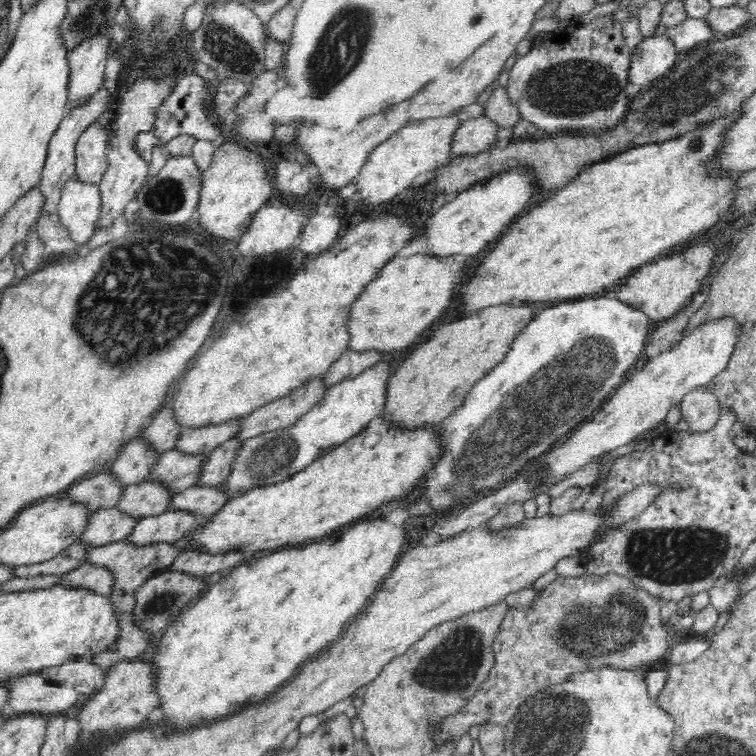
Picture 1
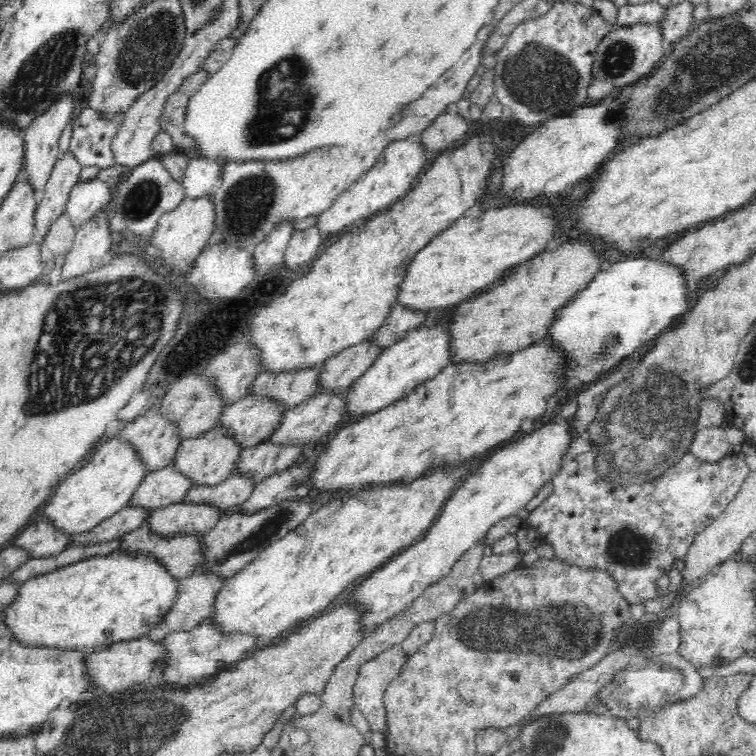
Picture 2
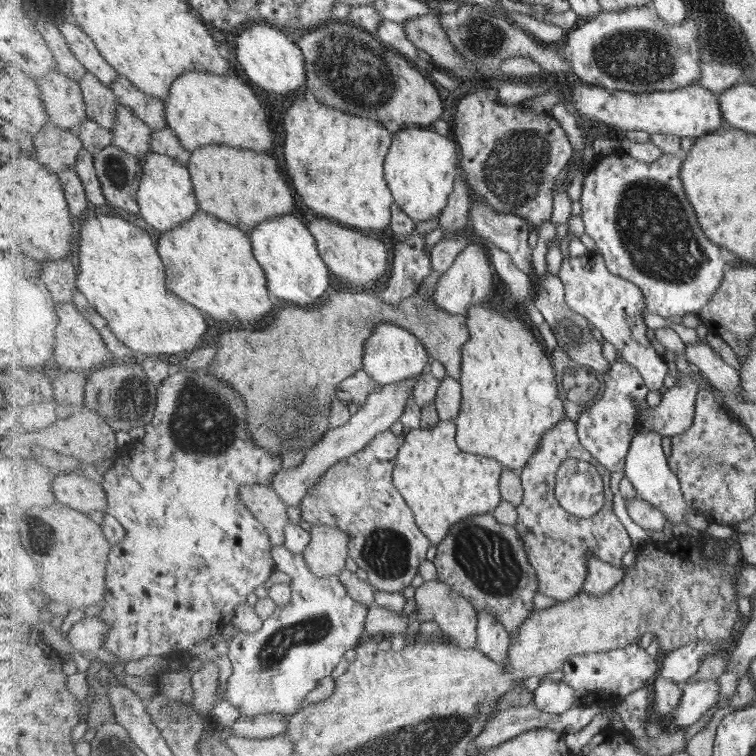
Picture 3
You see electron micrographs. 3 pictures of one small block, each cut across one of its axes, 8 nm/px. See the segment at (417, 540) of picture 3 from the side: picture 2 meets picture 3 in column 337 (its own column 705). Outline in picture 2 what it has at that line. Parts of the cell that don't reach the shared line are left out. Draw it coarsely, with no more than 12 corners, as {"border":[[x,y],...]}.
{"border":[[686,453],[662,478],[561,463],[527,525],[557,560],[606,572],[630,605],[751,472]]}

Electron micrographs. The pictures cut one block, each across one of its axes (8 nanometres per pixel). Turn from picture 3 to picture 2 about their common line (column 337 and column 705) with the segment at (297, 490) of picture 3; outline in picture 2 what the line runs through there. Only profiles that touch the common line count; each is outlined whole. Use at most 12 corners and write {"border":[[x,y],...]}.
{"border":[[722,427],[698,429],[689,450],[704,463],[734,451]]}

